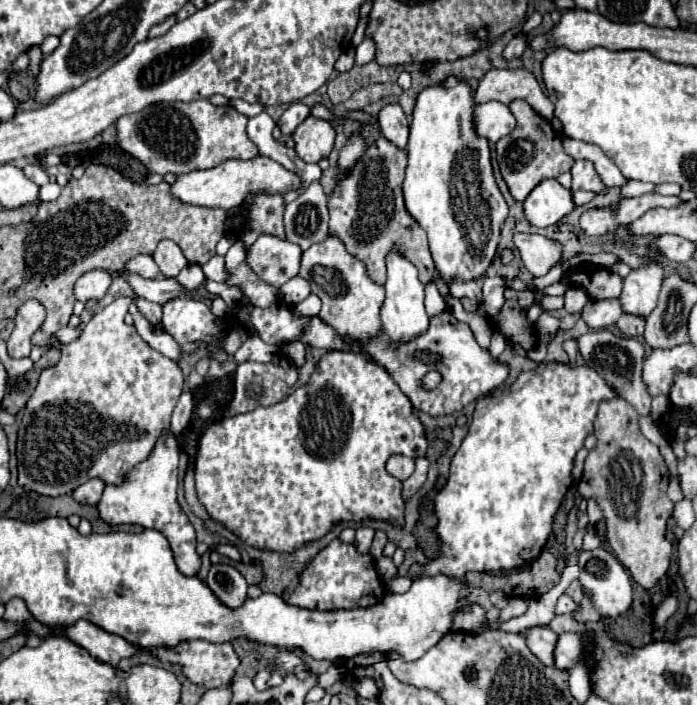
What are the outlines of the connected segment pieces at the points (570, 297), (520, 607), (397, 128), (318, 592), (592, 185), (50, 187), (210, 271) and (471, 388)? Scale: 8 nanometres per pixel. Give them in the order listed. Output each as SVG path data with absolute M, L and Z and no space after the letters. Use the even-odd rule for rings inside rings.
M568 287L566 295L564 295L564 309L566 309L566 313L580 313L588 301L590 301L588 295L584 295L584 291L580 291L580 287Z
M512 597L510 599L510 603L504 607L504 611L500 613L500 617L498 617L498 625L502 625L504 621L508 621L508 619L512 619L512 617L518 617L518 615L524 615L526 613L526 609L528 609L528 599L522 599L522 597Z
M386 105L378 113L378 123L382 129L382 137L386 137L398 149L406 149L410 135L410 119L404 115L400 105Z
M334 539L306 567L306 571L300 577L300 585L294 589L288 603L296 607L306 607L306 609L336 611L336 609L370 607L372 603L378 603L382 597L384 597L384 585L376 573L372 555L360 555L354 545L346 545L340 539Z
M576 161L572 167L572 191L594 191L594 193L606 193L606 185L602 183L600 175L594 169L592 161Z
M48 183L44 187L40 187L40 199L42 201L54 201L60 195L60 185L58 183Z
M214 255L208 263L202 265L202 271L204 271L206 279L216 281L216 283L224 283L224 281L228 279L228 271L226 271L224 255Z
M444 311L438 317L430 319L430 327L420 339L414 339L412 343L392 349L386 335L376 335L372 343L362 343L358 347L364 347L386 371L392 375L392 379L400 385L404 395L412 401L412 405L432 417L438 415L450 415L478 399L480 395L492 393L508 379L508 365L496 361L488 349L480 347L476 343L476 337L472 329L458 321L452 311ZM428 371L438 371L442 375L442 381L436 389L424 389L422 377Z

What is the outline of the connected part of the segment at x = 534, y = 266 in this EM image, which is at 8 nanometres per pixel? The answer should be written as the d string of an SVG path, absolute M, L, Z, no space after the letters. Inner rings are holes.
M514 233L514 249L518 251L524 267L534 277L546 275L562 255L562 245L558 241L532 233Z

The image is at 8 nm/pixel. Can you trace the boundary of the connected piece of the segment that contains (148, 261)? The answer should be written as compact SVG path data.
M138 255L134 259L130 259L126 265L124 265L124 271L126 273L134 273L134 275L140 275L144 279L154 279L160 271L154 263L154 259L150 255Z

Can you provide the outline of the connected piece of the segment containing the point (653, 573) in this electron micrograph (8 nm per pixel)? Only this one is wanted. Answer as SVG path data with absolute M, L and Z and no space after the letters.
M622 397L600 405L594 435L598 443L586 457L578 491L600 505L606 519L606 537L614 555L630 577L644 591L650 591L666 575L672 555L672 543L666 537L666 525L674 509L674 503L666 495L670 469L660 449L640 433L636 409Z

